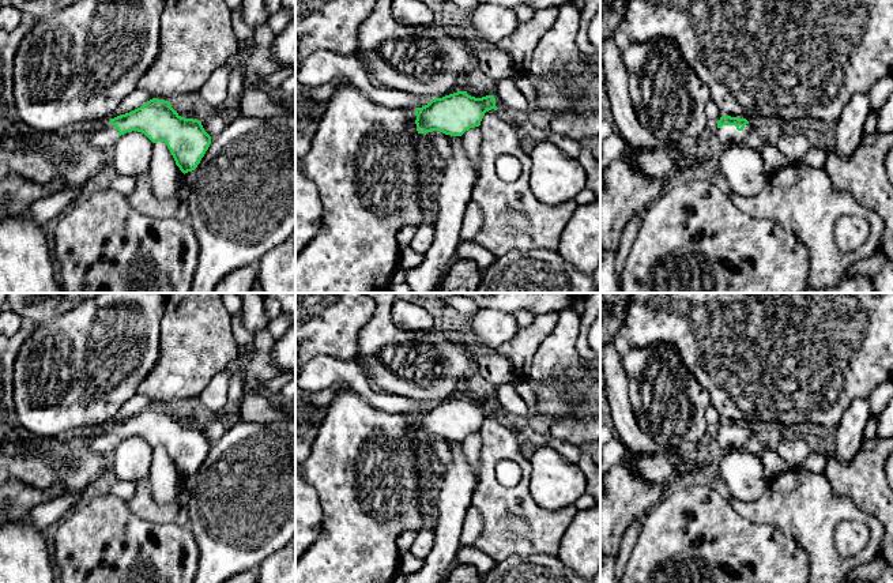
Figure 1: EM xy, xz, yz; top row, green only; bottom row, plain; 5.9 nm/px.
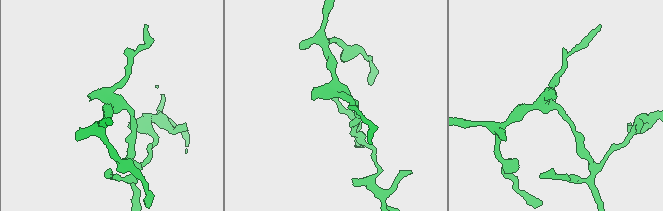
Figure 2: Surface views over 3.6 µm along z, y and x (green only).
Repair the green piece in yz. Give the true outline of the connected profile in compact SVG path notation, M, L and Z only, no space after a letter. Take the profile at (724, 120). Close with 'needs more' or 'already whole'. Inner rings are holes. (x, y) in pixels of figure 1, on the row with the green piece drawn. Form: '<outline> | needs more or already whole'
M721 116L717 121L715 140L717 143L739 142L743 140L750 131L751 125L746 119Z | needs more

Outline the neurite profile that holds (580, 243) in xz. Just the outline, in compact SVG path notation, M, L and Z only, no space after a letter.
M600 199L579 206L559 238L559 255L585 274L600 266Z

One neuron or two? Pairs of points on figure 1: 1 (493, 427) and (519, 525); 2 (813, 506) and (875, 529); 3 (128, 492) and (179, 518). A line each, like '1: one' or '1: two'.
1: one
2: one
3: two

